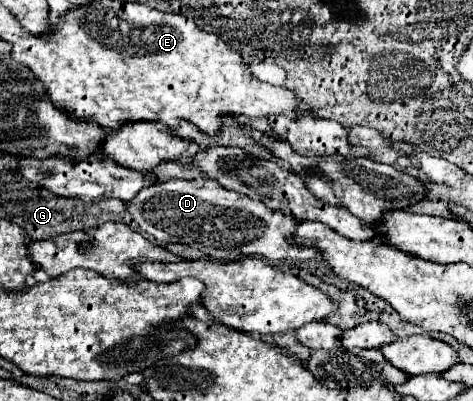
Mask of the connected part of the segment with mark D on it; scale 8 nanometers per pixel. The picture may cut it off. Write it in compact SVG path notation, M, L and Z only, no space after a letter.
M170 179L164 183L154 183L144 187L130 203L126 203L128 213L134 217L138 229L146 235L152 235L158 243L186 243L200 249L202 253L214 259L240 259L240 257L260 257L264 261L294 261L294 259L312 259L320 257L320 251L310 247L298 247L292 243L292 233L296 219L284 215L282 211L267 208L258 200L248 199L236 191L224 189L214 179Z

